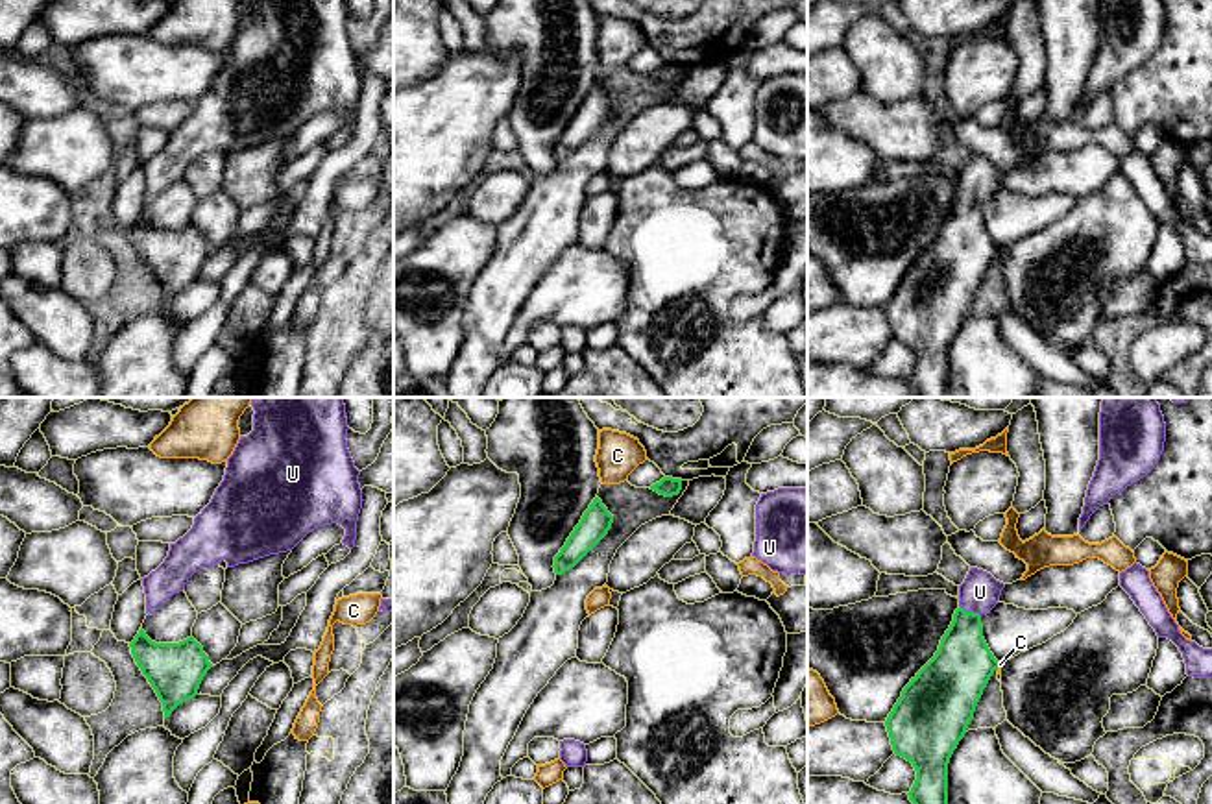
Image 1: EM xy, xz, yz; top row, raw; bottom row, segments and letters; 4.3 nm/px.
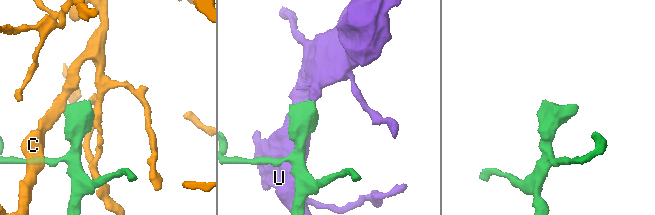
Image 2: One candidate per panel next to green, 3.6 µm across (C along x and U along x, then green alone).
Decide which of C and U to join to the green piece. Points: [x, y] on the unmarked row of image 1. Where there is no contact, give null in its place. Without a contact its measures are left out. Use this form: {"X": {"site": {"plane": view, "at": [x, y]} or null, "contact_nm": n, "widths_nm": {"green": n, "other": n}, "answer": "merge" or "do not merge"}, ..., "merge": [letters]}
{"C": {"site": {"plane": "yz", "at": [998, 252]}, "contact_nm": 40, "widths_nm": {"green": 300, "other": 20}, "answer": "do not merge"}, "U": {"site": {"plane": "yz", "at": [970, 198]}, "contact_nm": 110, "widths_nm": {"green": 260, "other": 170}, "answer": "merge"}, "merge": ["U"]}

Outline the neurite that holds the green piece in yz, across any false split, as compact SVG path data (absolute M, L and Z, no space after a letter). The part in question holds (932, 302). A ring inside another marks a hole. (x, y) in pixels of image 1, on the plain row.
M970 153L939 237L903 274L885 307L894 340L916 357L907 379L916 397L948 397L950 344L1000 253L983 224L981 201L998 190L1003 174L990 159Z

